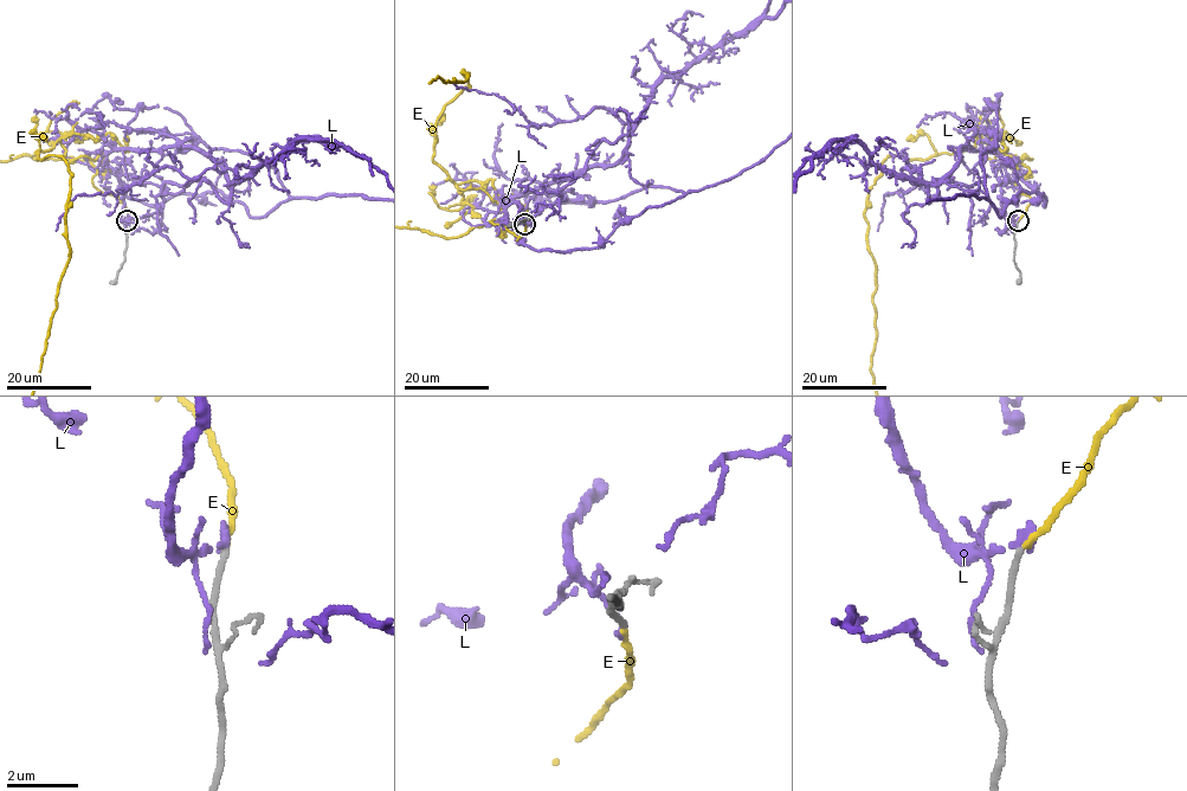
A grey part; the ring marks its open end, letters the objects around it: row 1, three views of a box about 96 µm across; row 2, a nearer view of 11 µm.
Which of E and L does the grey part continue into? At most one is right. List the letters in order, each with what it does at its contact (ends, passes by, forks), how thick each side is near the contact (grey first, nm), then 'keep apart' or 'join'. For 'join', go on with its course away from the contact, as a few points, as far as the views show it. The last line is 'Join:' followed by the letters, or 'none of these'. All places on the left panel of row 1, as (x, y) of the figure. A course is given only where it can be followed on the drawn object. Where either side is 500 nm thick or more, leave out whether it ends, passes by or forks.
E: it ends there; 180 nm thick on the grey side, 180 nm on the other; join
L: it ends there; 180 nm thick on the grey side, 240 nm on the other; keep apart
Join: E

